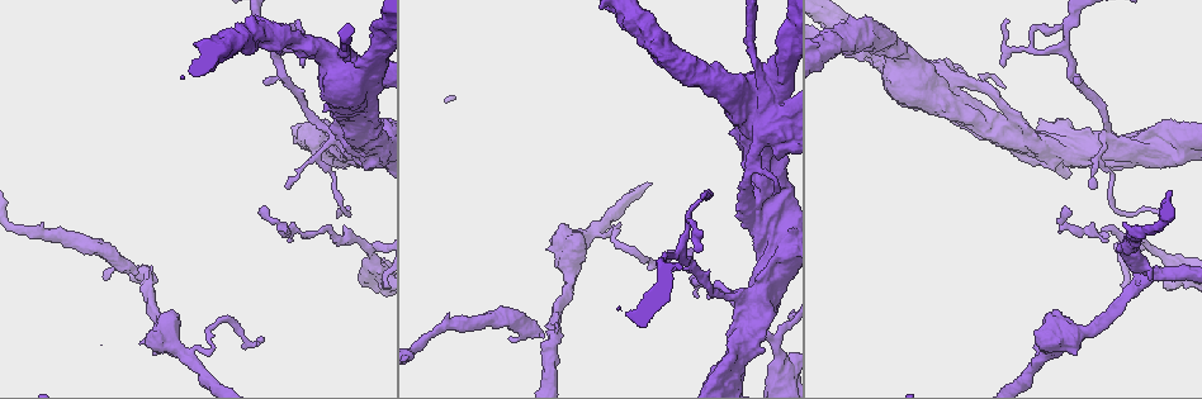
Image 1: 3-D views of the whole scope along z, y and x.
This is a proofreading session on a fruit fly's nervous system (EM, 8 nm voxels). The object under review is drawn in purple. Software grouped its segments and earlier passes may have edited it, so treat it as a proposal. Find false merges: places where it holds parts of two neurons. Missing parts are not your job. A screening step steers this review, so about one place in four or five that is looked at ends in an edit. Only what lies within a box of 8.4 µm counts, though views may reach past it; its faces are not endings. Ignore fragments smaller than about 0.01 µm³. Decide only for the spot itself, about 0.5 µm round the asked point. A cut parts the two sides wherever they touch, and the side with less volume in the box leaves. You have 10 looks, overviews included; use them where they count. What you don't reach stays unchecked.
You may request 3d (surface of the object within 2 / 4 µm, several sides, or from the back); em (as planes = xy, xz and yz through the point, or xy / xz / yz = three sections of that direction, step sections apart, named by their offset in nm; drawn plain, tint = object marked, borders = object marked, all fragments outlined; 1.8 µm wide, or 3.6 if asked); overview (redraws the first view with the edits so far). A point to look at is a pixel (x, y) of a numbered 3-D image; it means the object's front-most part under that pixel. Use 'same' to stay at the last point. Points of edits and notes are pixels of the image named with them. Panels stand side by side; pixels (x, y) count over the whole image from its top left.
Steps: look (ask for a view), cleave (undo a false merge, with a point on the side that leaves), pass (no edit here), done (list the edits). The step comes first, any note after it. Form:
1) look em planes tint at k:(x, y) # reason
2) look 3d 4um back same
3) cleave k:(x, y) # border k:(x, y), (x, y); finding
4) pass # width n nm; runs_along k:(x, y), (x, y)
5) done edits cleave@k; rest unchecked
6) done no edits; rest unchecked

look em 3.6um xz step 4 tint at 1:(748, 297) # four-way junction

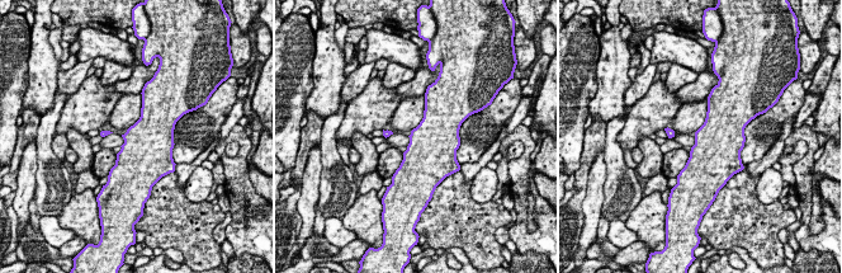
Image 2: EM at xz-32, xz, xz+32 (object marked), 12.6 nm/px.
look em 3.6um planes tint same # cut it another way

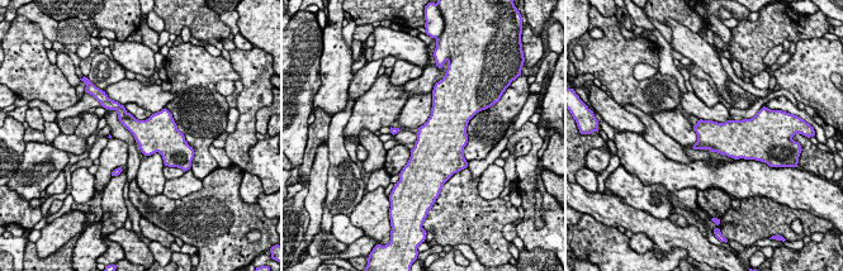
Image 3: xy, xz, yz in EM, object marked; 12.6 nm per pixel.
pass # all the same neuron

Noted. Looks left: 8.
look 3d 4um at 1:(940, 85) # thick turns thin

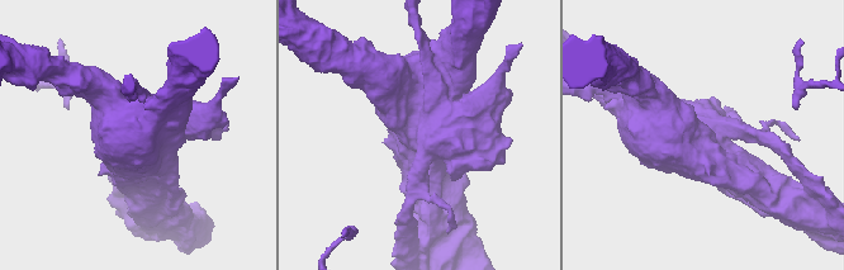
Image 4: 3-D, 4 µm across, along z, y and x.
look em planes borders at 4:(441, 132) # need the tissue

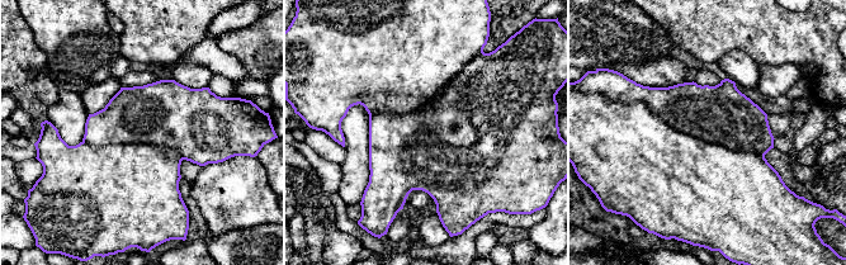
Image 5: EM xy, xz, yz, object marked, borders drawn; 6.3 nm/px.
cleave 5:(721, 114) # width 650 nm; border 5:(627, 103), (764, 156); two neurons meet here

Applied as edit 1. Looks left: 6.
look 3d 4um at 1:(182, 355) # thick turns thin

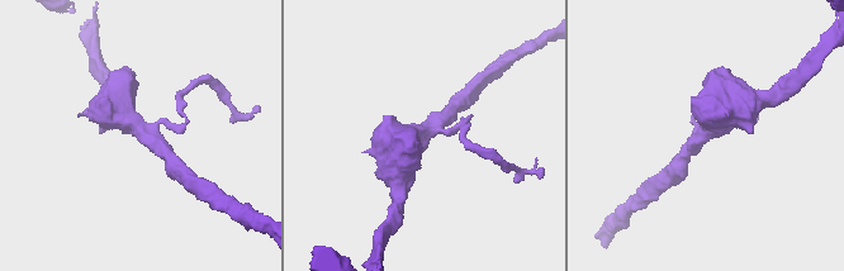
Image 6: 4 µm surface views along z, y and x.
look em 3.6um planes tint at 6:(139, 132) # arms 3; shape alone is not enough

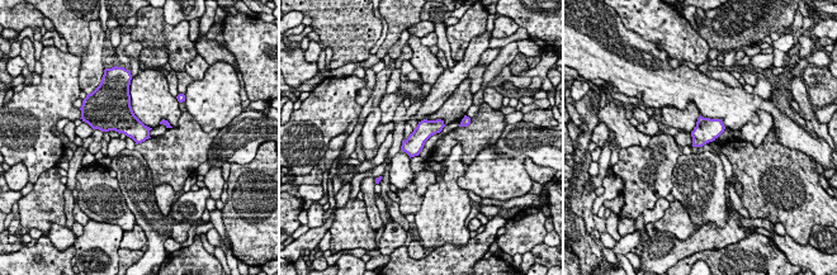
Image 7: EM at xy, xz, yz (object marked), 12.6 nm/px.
pass # continuous, no second neuron

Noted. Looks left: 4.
look em xz step 4 tint at 1:(1155, 274) # thin neck

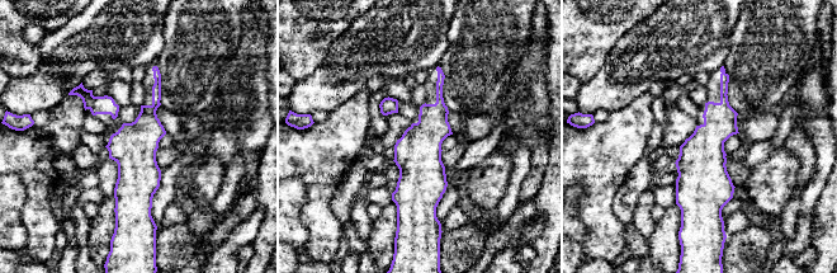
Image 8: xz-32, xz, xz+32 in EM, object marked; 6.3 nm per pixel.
pass # width 300 nm; all the same neuron

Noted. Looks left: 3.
done edits cleave@5; rest unchecked

